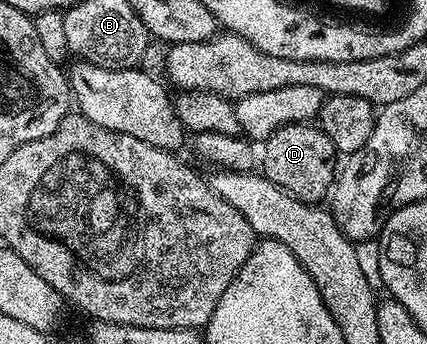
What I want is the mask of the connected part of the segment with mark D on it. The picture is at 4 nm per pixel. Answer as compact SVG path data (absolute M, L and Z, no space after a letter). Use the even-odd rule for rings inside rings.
M315 124L287 125L262 142L263 176L302 203L320 205L323 197L325 200L331 194L337 172L338 154L334 143L330 143L324 130Z

